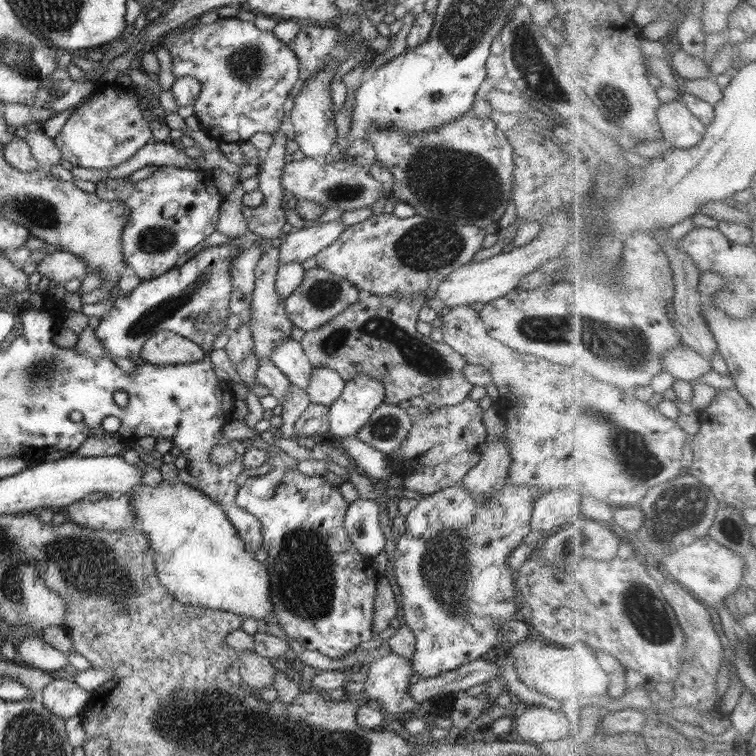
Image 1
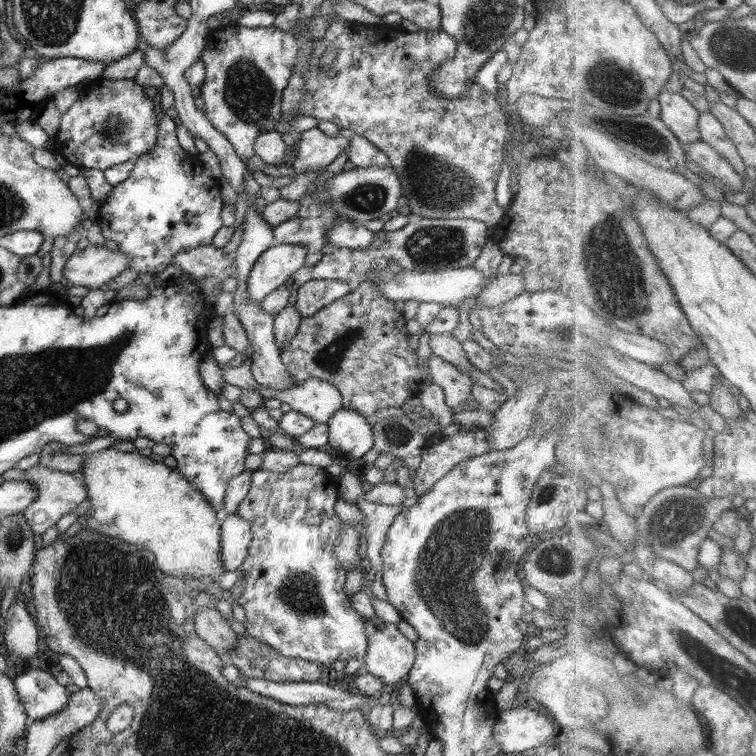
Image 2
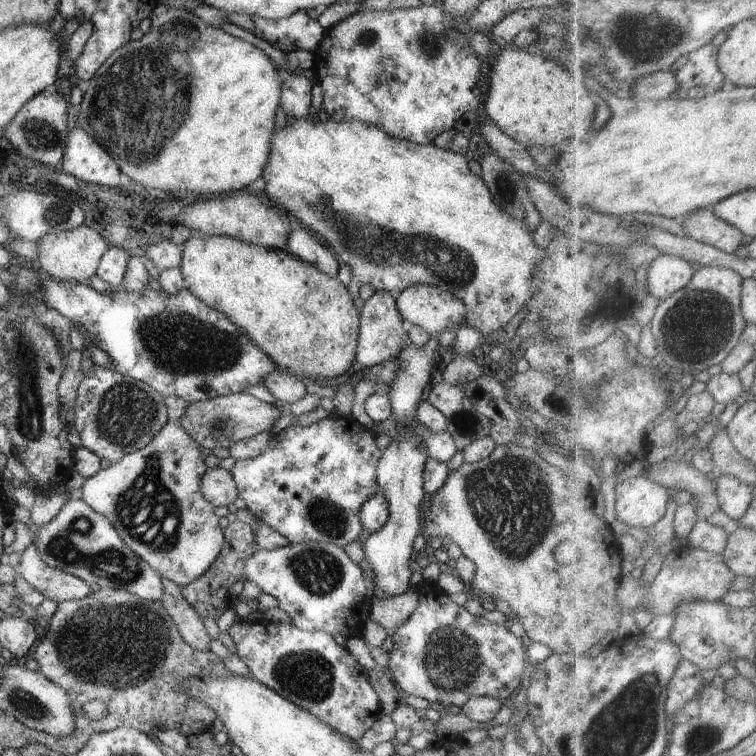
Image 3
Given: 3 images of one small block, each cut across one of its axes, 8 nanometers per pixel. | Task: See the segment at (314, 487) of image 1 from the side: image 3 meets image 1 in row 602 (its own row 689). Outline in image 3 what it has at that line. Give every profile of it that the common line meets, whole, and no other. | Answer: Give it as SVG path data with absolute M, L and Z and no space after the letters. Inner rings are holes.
M240 619L230 628L229 636L253 679L352 741L357 742L382 716L367 671L329 633L299 630L293 623Z

